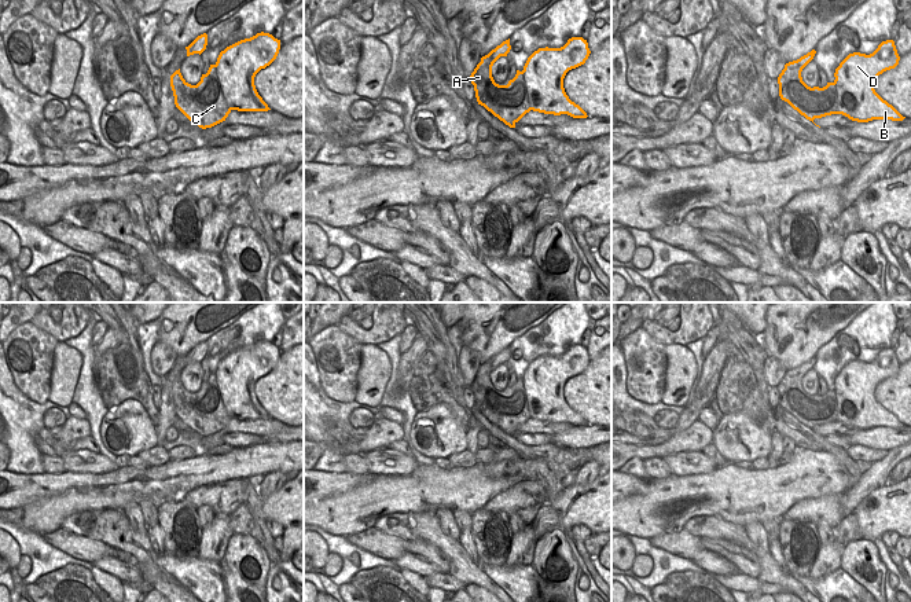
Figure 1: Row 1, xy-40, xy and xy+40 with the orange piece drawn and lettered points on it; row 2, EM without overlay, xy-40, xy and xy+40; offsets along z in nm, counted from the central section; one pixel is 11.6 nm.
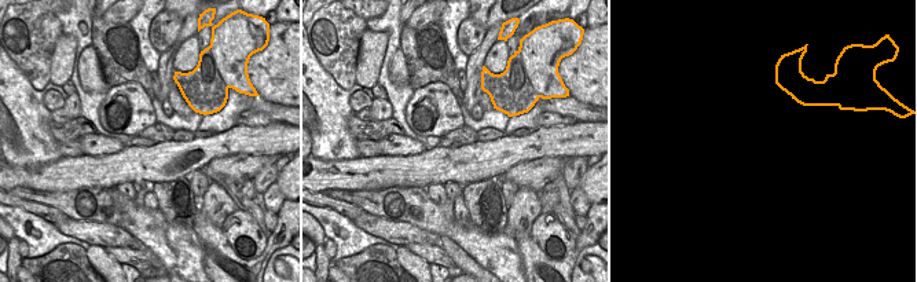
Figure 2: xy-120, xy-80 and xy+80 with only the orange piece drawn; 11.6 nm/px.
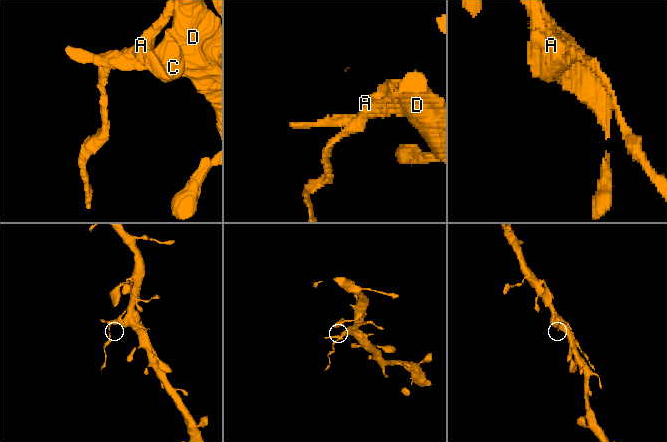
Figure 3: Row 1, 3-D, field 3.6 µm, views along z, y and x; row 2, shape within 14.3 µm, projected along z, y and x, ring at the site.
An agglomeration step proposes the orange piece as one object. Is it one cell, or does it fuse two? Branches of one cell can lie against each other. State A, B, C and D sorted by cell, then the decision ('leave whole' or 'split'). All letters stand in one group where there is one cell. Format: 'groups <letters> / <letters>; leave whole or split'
groups A C / B D; split

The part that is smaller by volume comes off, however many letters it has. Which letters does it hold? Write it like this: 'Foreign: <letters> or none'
Foreign: A, C

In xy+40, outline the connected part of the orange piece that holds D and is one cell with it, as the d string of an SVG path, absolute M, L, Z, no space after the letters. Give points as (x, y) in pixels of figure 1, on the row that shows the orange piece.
M893 40L882 41L870 55L849 54L834 73L840 110L846 113L849 120L857 122L903 121L906 117L874 89L877 77L895 69L899 60L900 56Z

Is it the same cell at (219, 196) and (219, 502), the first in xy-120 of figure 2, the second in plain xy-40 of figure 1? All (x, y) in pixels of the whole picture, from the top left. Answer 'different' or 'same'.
different

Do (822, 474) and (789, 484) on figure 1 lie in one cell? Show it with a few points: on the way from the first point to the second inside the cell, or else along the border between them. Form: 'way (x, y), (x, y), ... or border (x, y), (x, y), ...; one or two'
way (814, 474), (797, 480); one

